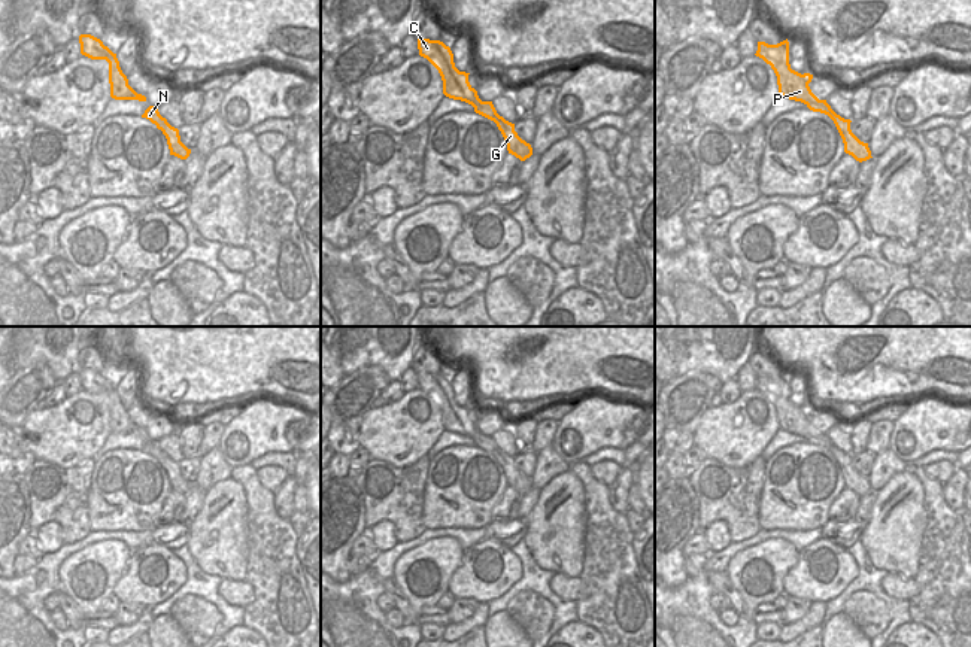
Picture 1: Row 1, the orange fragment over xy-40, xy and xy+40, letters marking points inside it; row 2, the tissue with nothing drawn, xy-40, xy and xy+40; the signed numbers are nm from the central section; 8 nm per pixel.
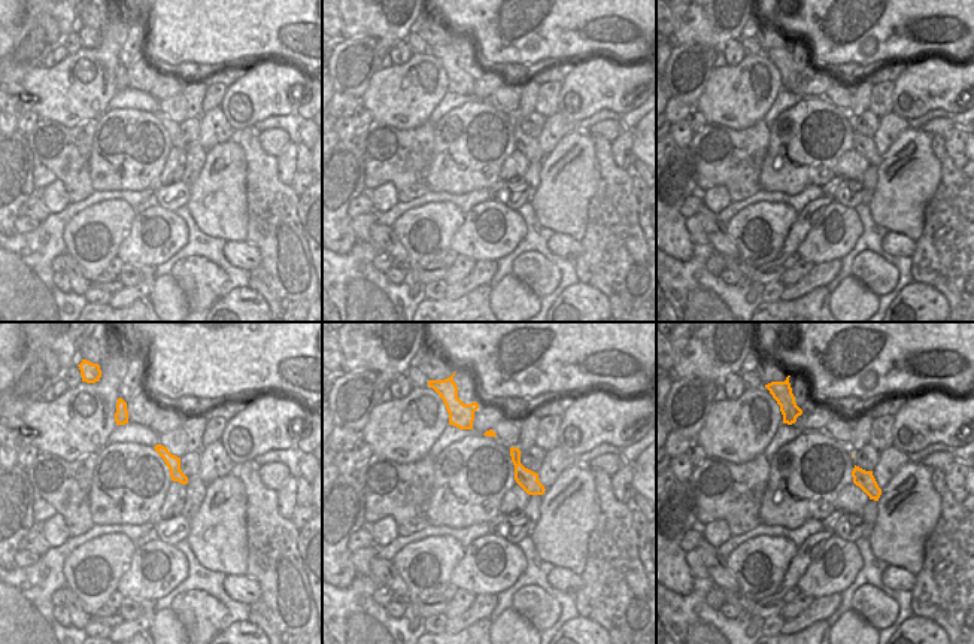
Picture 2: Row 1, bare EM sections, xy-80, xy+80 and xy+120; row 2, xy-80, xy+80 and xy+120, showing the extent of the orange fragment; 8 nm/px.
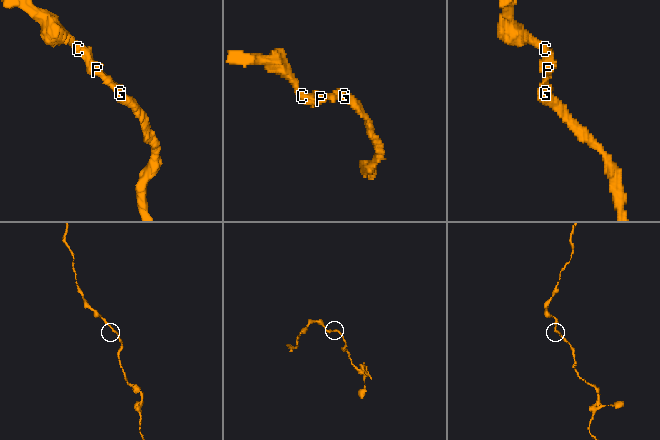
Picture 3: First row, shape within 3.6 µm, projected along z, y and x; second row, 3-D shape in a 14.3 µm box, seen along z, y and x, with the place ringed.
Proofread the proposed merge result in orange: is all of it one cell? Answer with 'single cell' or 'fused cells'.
single cell

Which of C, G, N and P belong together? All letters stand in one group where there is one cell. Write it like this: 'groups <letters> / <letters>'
groups C G N P

